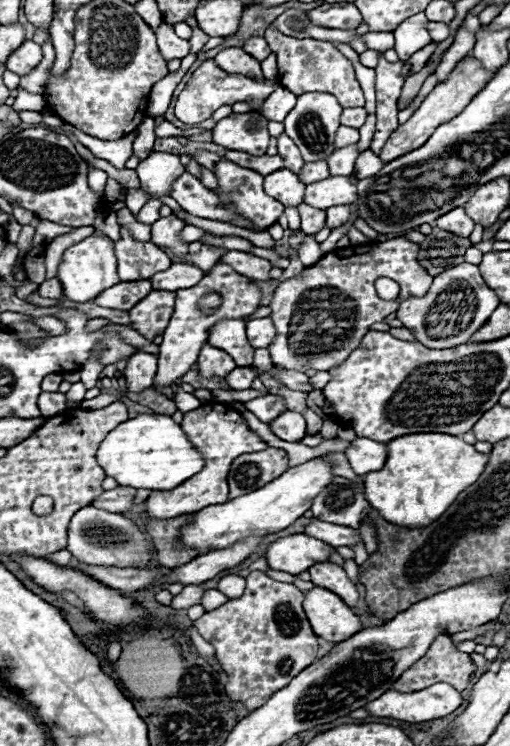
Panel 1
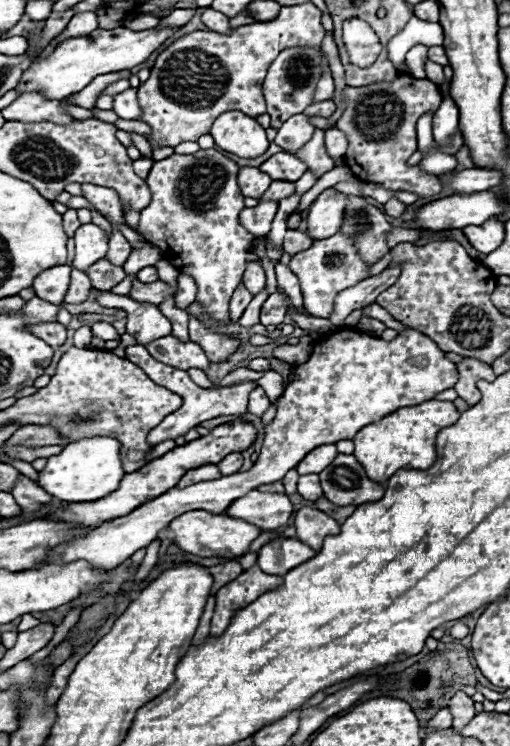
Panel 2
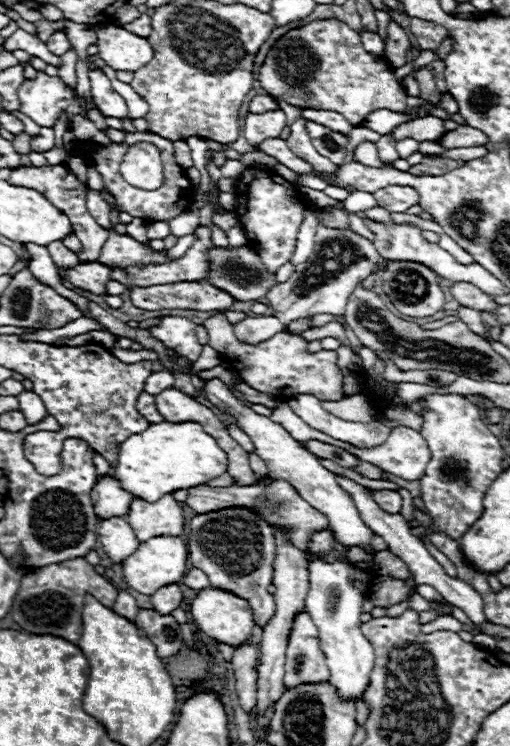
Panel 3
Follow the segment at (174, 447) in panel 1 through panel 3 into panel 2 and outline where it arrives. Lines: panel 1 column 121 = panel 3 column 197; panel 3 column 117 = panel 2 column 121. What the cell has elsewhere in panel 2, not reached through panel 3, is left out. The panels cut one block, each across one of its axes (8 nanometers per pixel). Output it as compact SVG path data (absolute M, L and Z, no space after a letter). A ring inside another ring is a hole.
M108 436L84 438L66 444L58 456L50 456L46 468L38 472L38 484L50 492L50 496L64 502L94 502L114 492L126 472L120 462L120 444Z

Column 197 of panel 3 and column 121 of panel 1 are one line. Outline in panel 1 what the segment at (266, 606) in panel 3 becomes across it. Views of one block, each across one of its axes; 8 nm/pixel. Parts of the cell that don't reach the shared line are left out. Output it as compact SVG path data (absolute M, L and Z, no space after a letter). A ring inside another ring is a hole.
M94 506L80 508L68 526L68 546L66 550L72 552L72 556L80 562L86 564L96 564L96 566L116 566L116 568L142 568L148 564L152 558L152 550L148 546L146 536L138 530L134 522L128 518L106 512Z

